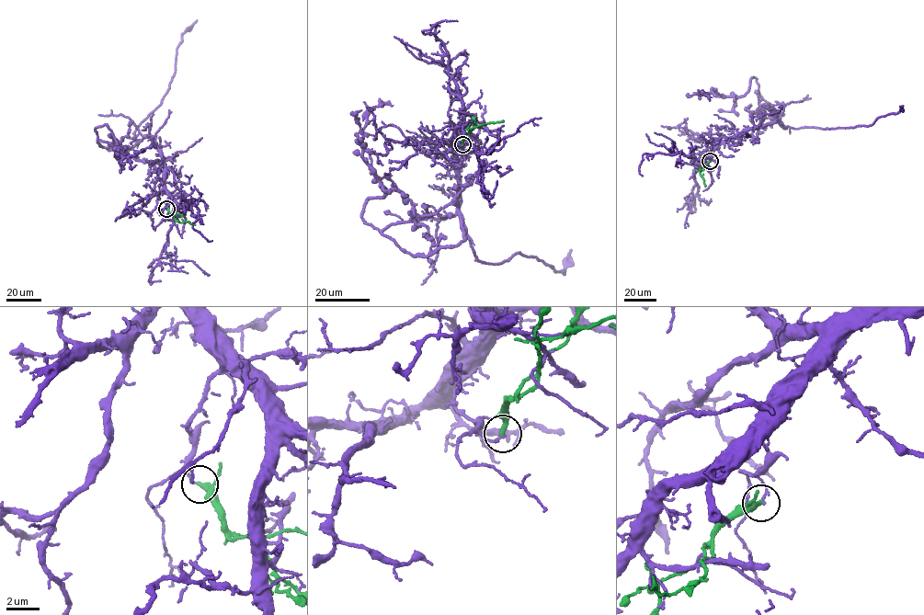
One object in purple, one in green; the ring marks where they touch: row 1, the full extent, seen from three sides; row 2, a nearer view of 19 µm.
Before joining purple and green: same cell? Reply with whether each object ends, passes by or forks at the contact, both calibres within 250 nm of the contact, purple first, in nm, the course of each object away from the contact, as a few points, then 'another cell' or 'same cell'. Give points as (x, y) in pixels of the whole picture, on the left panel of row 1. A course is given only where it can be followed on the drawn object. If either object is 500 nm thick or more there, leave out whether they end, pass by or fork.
purple ends | green ends | 140/300 nm | purple via (166, 209), (165, 166), (151, 140), (121, 151), (108, 149), (95, 129), (108, 126), (122, 158), (155, 148) | green via (166, 209), (180, 222), (195, 224) | another cell

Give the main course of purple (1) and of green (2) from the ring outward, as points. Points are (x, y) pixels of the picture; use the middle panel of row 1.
1: (462, 144), (454, 136), (463, 240), (412, 256), (362, 217), (386, 192), (364, 128), (393, 105)
2: (462, 144), (469, 129), (504, 120)

